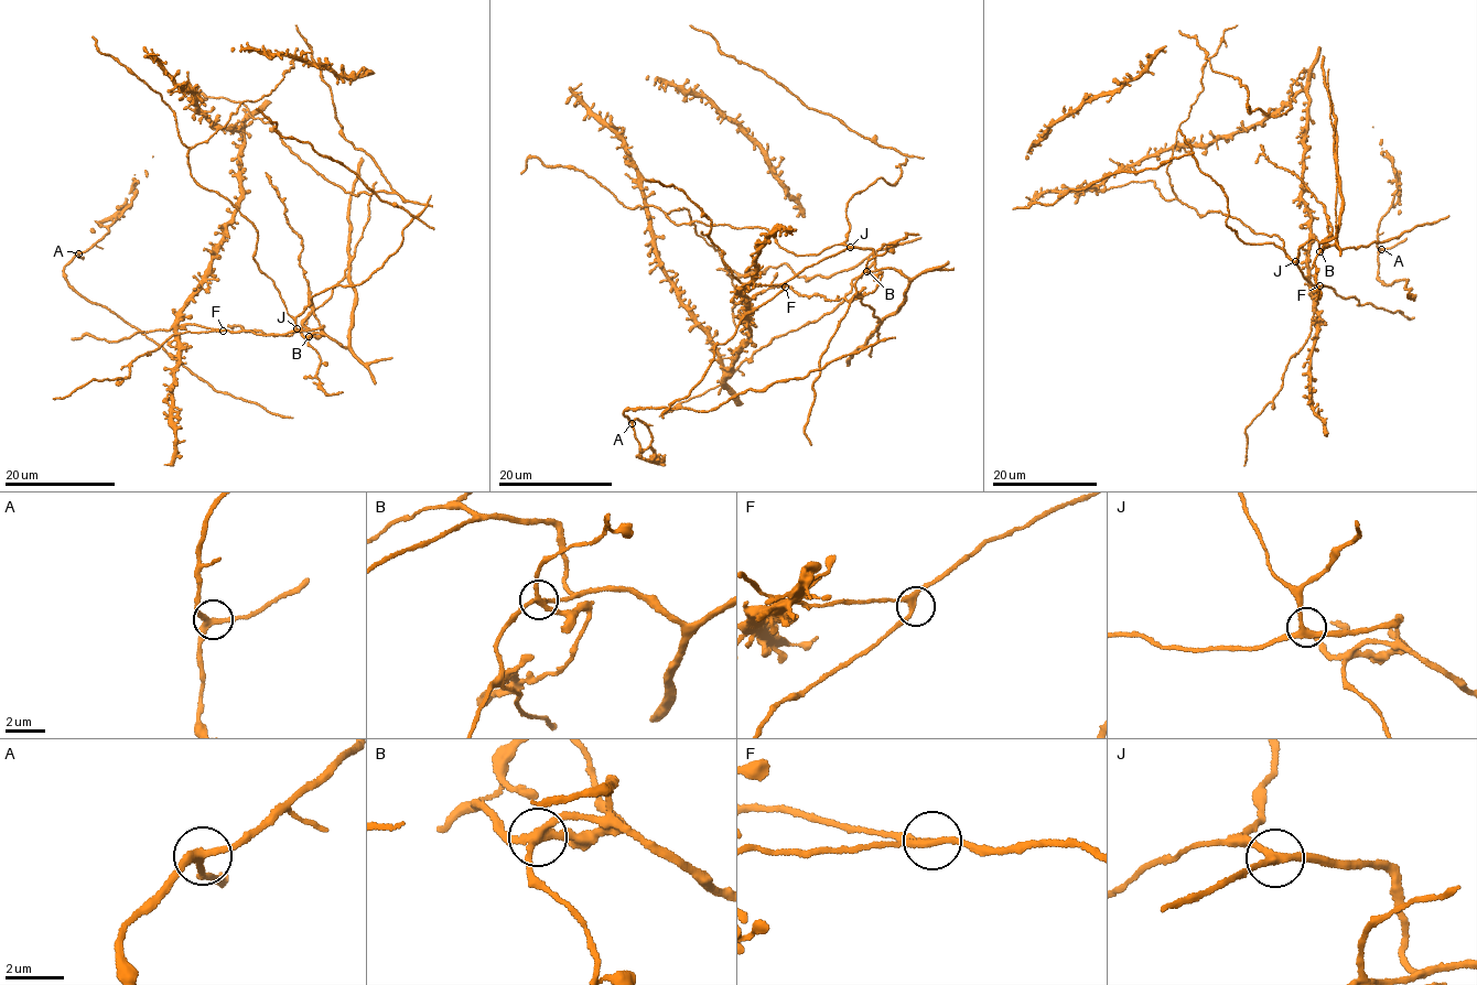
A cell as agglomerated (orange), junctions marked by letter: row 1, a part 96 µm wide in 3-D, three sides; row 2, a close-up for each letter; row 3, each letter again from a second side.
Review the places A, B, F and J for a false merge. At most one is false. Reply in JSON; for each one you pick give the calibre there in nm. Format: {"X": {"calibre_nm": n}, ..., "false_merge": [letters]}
{"B": {"calibre_nm": 260}, "false_merge": ["B"]}

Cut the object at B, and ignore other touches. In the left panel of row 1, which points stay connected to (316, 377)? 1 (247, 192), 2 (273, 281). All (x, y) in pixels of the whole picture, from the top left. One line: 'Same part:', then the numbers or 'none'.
Same part: none

